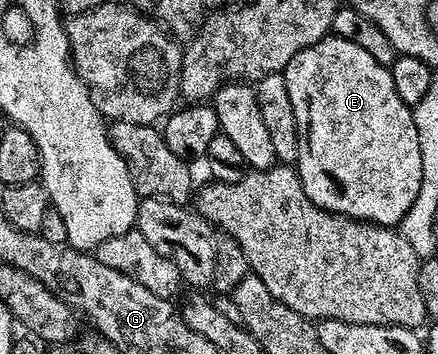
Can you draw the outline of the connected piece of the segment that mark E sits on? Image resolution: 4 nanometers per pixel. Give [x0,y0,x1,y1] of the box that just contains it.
[282,37,422,228]

